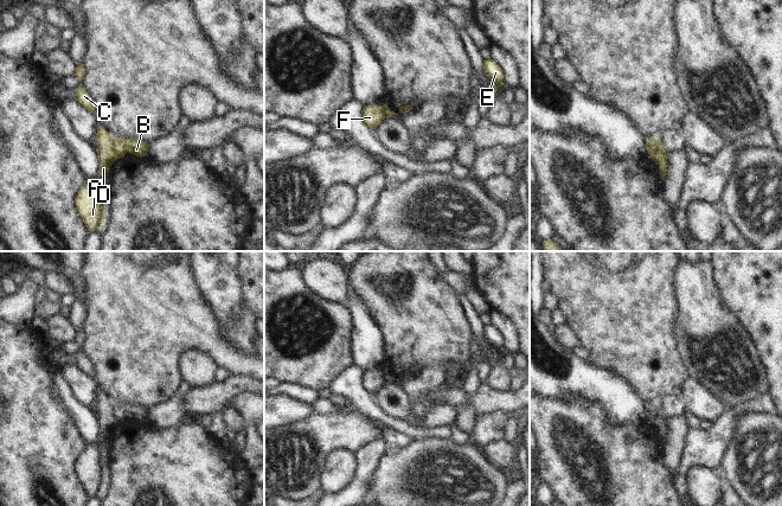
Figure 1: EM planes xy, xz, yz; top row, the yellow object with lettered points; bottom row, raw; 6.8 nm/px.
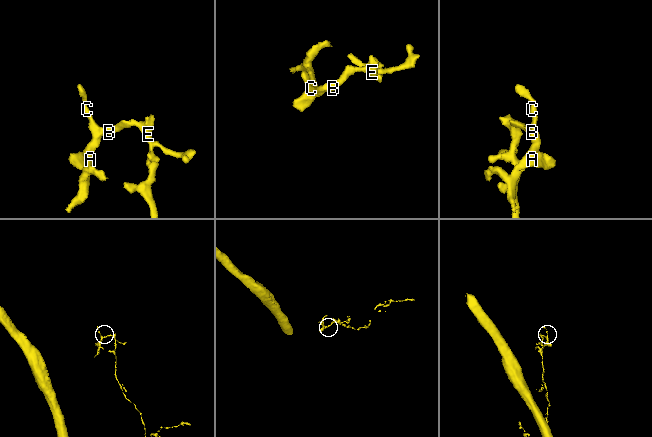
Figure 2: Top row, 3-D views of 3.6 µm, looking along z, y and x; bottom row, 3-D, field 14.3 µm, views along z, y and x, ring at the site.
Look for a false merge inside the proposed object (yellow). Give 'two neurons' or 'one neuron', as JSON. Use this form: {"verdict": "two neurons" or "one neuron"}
{"verdict": "two neurons"}

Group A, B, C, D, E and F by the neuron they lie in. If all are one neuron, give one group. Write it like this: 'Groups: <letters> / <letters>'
Groups: A C D F / B E

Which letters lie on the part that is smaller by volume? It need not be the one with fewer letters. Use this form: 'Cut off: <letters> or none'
Cut off: A, C, D, F

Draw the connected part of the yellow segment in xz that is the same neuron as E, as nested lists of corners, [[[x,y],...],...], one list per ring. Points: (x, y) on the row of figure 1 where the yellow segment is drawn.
[[[491,58],[483,60],[482,66],[483,66],[483,72],[487,75],[493,87],[495,89],[500,89],[502,87],[502,81],[504,81],[504,75],[500,66]]]

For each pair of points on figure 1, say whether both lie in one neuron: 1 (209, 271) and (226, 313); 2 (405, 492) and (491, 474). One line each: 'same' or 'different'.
1: same
2: same

